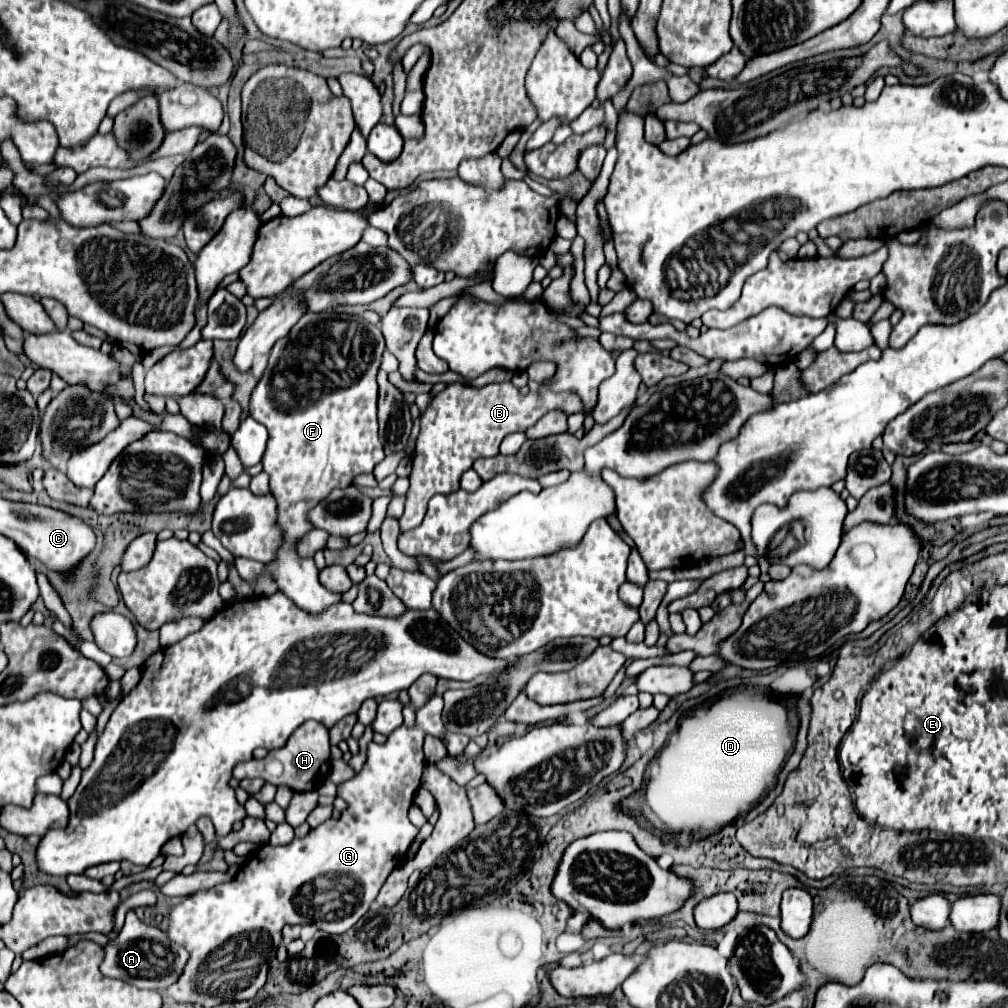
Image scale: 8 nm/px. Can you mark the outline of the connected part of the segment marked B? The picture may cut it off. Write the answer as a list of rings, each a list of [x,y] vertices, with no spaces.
[[[510,381],[490,383],[482,389],[464,387],[460,383],[448,385],[436,397],[432,397],[428,409],[420,417],[420,433],[416,451],[412,455],[410,489],[406,499],[406,511],[400,517],[400,529],[414,529],[426,515],[426,507],[432,495],[452,493],[460,487],[460,477],[480,457],[494,457],[502,439],[516,431],[532,427],[546,411],[562,409],[564,413],[582,411],[582,401],[574,393],[552,393],[542,385],[542,395],[522,395]]]

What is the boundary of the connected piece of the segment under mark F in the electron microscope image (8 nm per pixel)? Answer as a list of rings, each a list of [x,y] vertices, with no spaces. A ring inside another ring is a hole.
[[[304,313],[302,319],[290,329],[288,337],[278,339],[270,351],[268,367],[256,385],[250,399],[250,415],[268,429],[268,447],[264,453],[264,471],[270,475],[270,491],[278,503],[276,525],[282,529],[282,545],[276,551],[276,559],[266,563],[260,575],[274,577],[278,589],[290,597],[298,607],[310,613],[340,603],[340,595],[328,591],[318,581],[318,569],[312,557],[300,557],[296,551],[298,541],[312,531],[308,523],[308,511],[316,507],[336,487],[348,487],[360,473],[372,473],[372,469],[384,459],[384,449],[378,439],[376,401],[378,383],[376,373],[384,353],[384,337],[376,325],[358,321],[352,315],[340,313]]]

